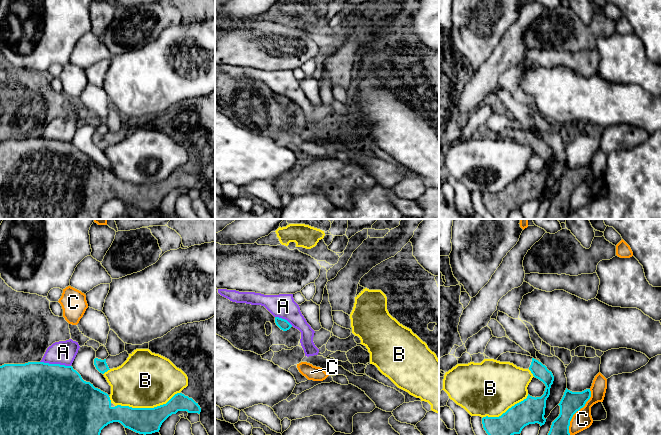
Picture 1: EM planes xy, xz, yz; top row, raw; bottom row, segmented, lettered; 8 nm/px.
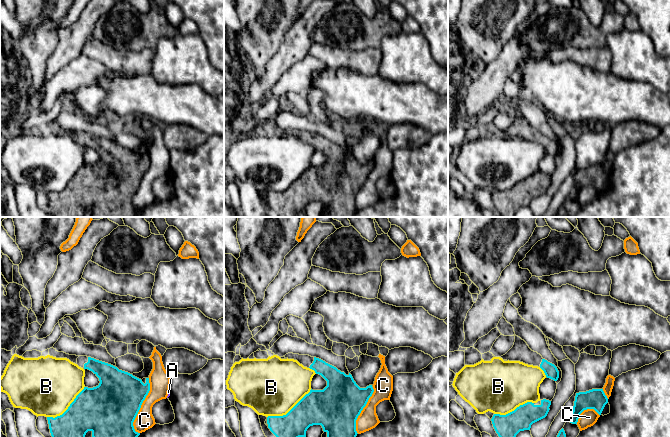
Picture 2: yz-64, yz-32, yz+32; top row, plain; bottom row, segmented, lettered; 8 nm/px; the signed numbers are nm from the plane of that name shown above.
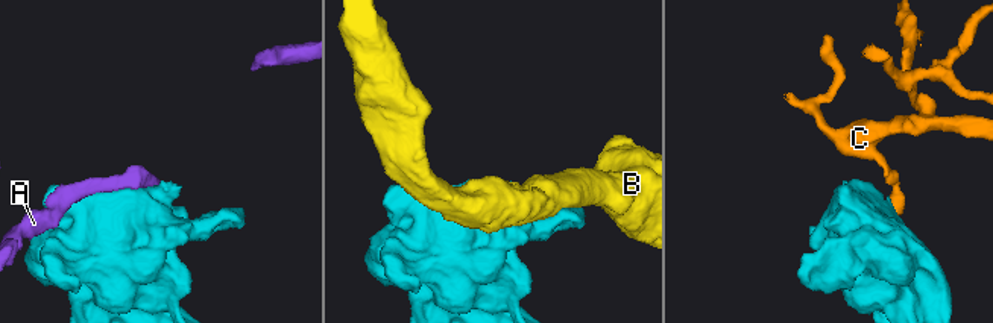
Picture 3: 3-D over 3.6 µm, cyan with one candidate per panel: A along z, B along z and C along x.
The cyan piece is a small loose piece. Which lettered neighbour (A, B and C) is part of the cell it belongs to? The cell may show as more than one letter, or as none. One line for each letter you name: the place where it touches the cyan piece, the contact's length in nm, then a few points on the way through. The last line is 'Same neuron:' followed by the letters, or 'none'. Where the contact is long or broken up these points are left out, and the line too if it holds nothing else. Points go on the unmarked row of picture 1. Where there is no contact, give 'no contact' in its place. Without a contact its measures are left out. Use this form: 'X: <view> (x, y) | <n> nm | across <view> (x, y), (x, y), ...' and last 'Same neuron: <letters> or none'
Same neuron: none

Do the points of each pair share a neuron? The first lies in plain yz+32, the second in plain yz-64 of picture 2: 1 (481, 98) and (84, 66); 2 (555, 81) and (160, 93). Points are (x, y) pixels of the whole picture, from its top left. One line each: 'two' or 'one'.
1: two
2: one

